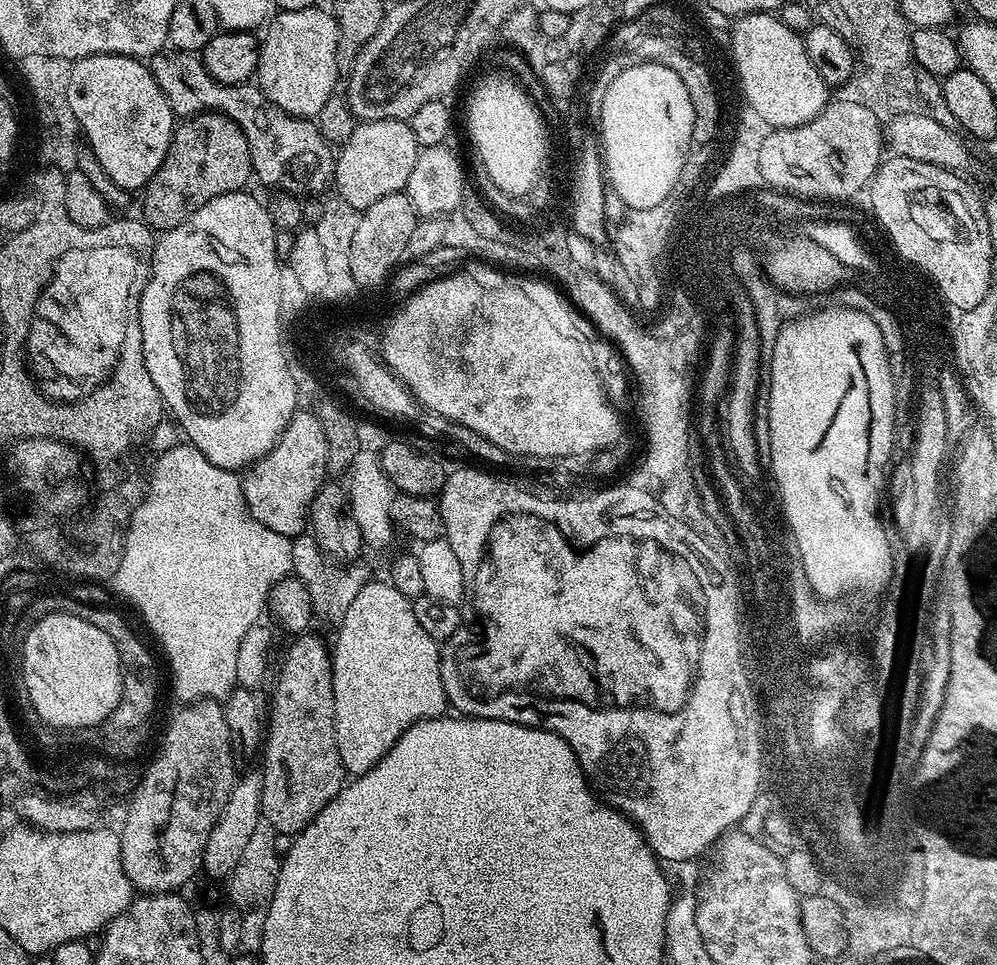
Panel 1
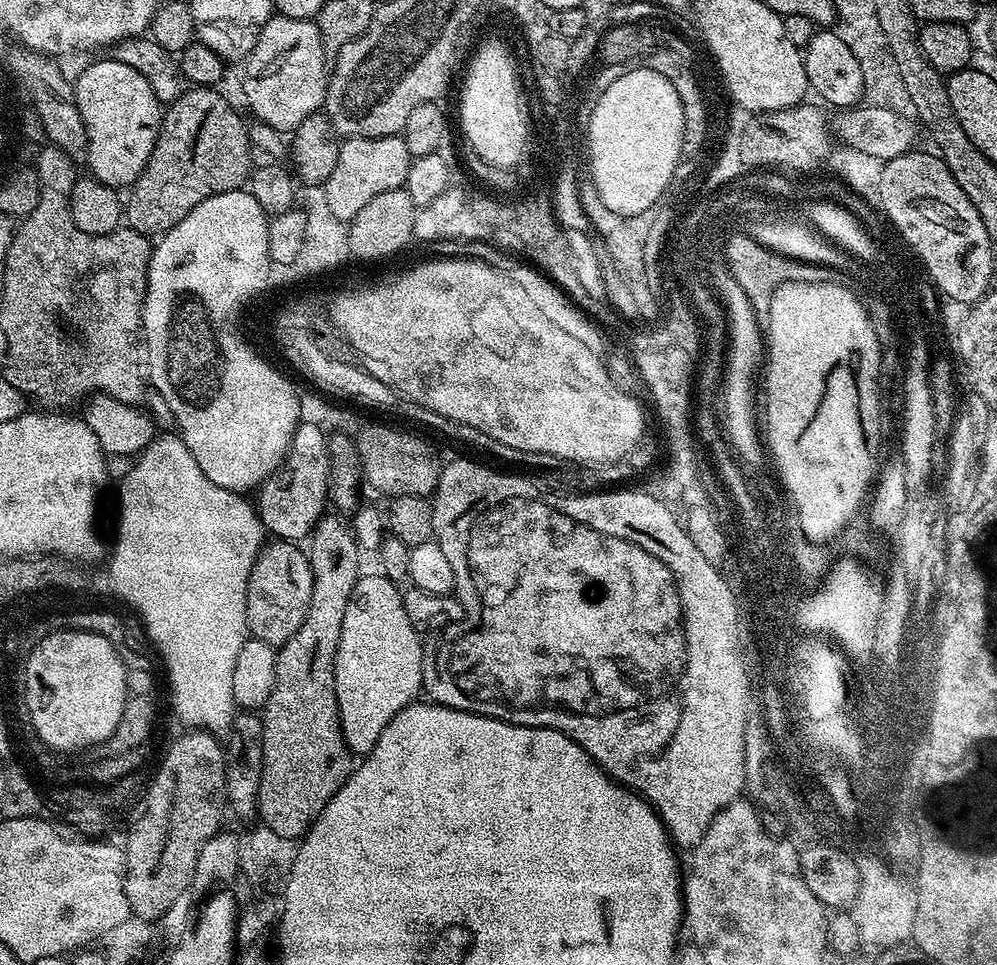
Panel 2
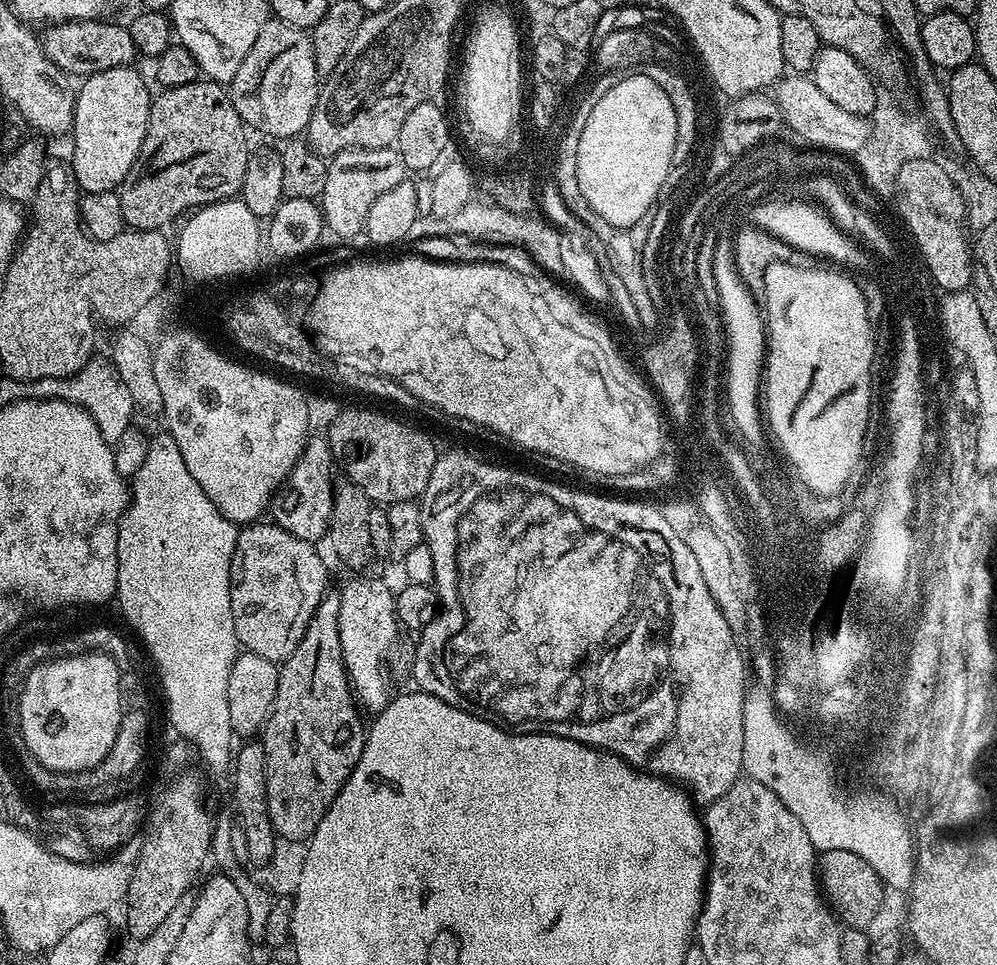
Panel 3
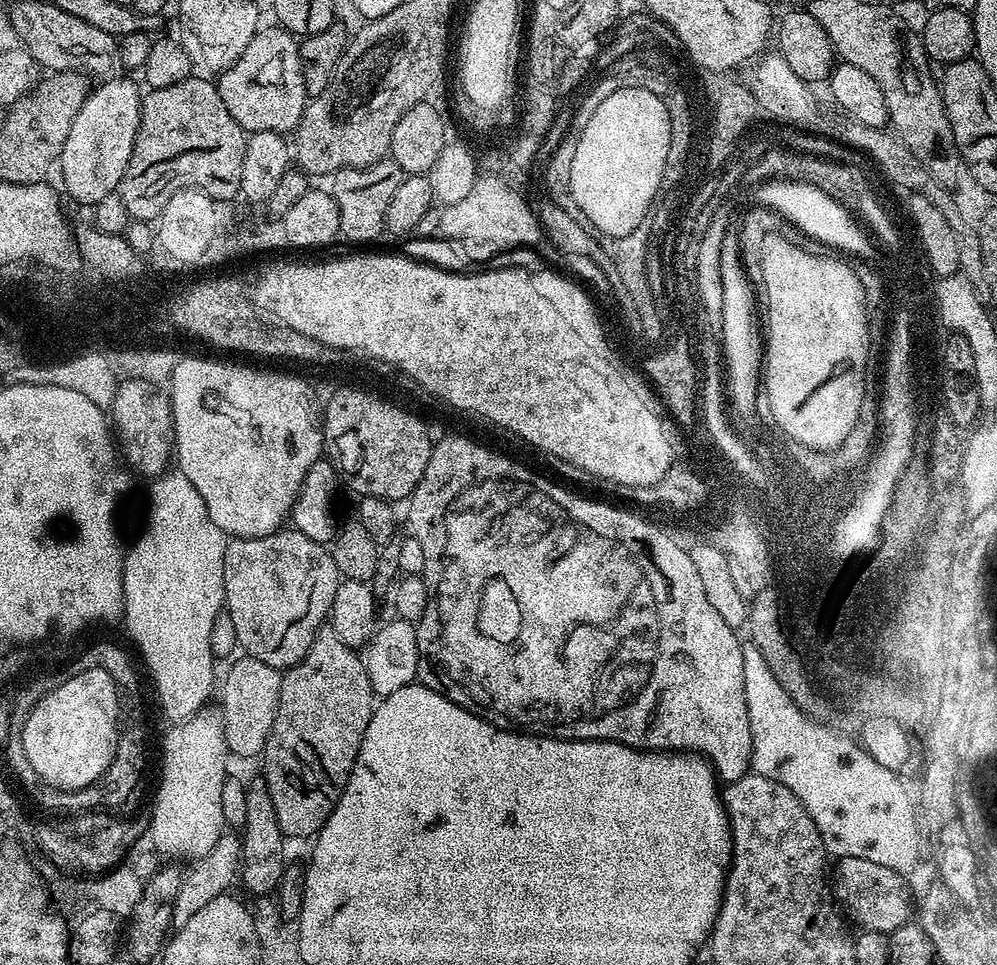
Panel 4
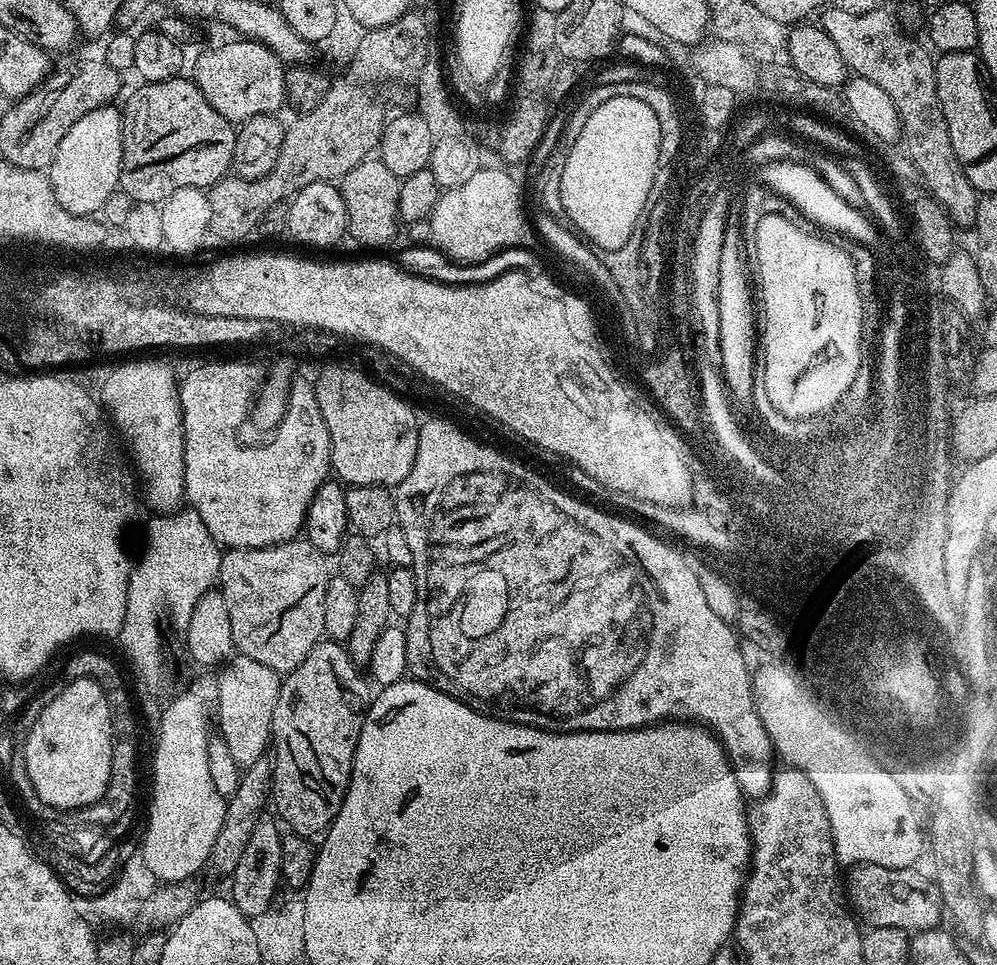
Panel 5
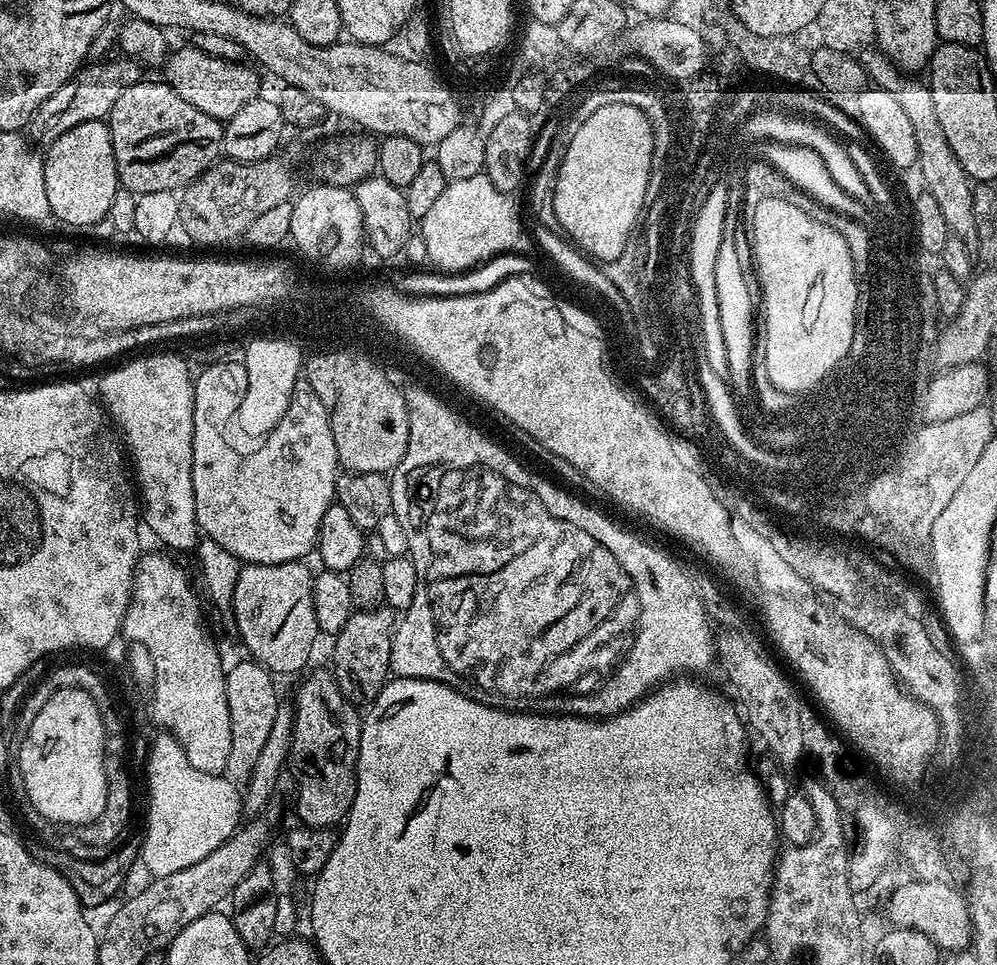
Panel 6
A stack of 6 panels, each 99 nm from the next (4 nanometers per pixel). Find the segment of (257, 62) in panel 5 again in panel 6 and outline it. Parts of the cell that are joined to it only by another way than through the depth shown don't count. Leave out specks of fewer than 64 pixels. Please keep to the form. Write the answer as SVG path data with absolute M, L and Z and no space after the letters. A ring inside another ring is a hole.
M185 46L177 52L175 49L169 55L162 73L164 72L163 79L174 90L178 90L178 94L182 94L182 98L186 98L190 106L198 106L202 114L210 114L216 120L227 122L234 118L234 114L238 114L238 110L242 110L242 106L246 106L246 102L255 100L261 95L259 76L261 73L255 67L252 68L247 68L244 62L214 58L201 48Z

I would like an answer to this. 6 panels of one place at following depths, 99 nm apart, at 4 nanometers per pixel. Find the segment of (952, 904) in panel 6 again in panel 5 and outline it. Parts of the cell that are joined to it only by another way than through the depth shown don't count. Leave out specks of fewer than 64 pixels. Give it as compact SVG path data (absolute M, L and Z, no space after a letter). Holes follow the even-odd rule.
M857 864L849 872L852 873L846 876L846 882L852 887L856 904L881 928L899 928L905 933L915 934L941 923L941 894L922 874L912 869L888 869L870 864Z

